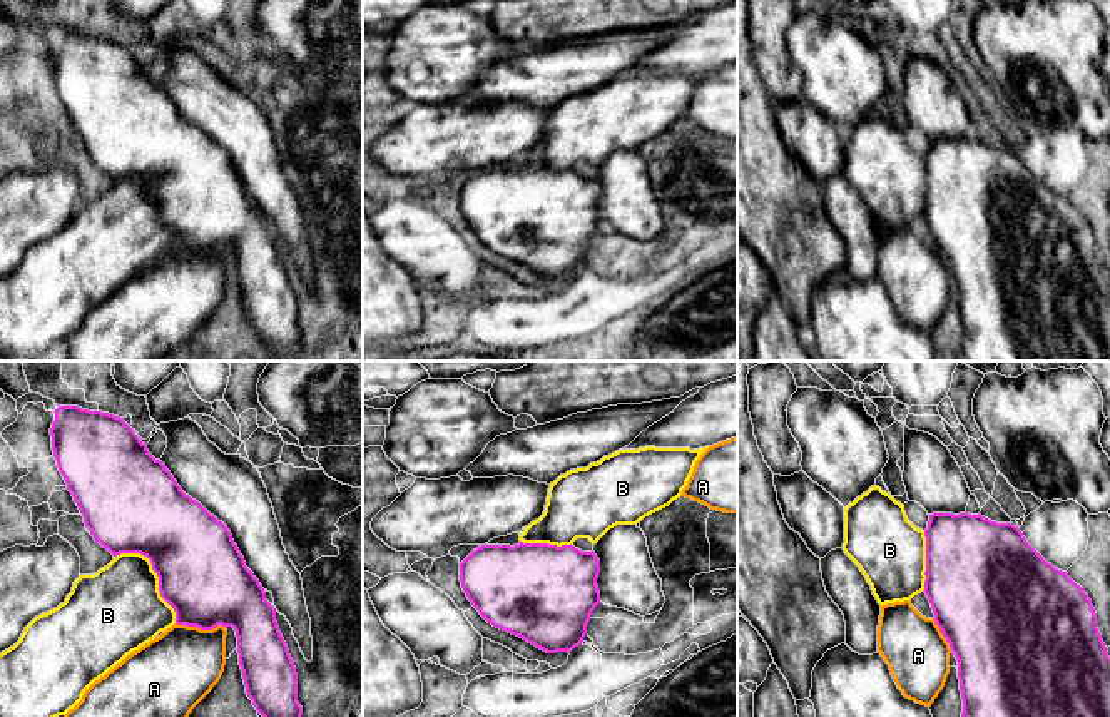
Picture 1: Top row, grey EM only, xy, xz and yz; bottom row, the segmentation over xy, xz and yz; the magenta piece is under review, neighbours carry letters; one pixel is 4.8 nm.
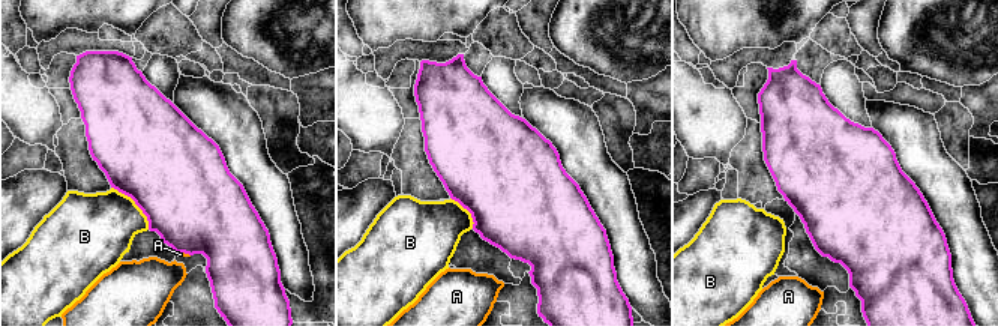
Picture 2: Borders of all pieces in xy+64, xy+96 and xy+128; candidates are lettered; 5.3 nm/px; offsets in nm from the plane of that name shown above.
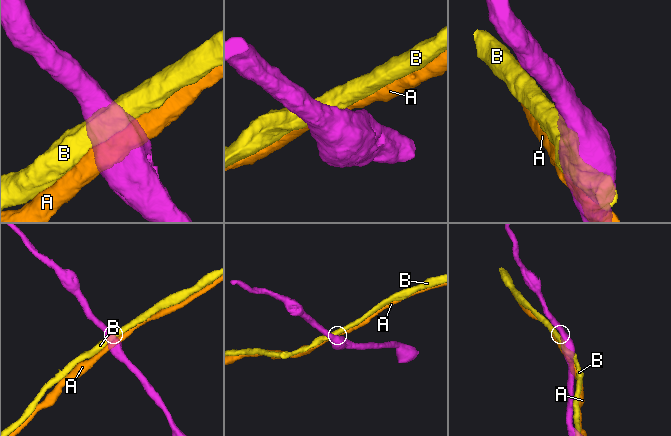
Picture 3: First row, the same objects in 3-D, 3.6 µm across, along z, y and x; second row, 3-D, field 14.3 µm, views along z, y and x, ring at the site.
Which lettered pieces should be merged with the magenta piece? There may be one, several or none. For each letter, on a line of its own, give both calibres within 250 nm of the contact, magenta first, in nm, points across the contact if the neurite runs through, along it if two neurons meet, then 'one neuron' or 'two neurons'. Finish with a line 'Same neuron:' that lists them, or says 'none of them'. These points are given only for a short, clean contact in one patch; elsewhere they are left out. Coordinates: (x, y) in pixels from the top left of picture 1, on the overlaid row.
A: calibres 420 and 380 nm; border xy (176, 622), (201, 629), (226, 627); two neurons
B: calibres 420 and 420 nm; two neurons
Same neuron: none of them

